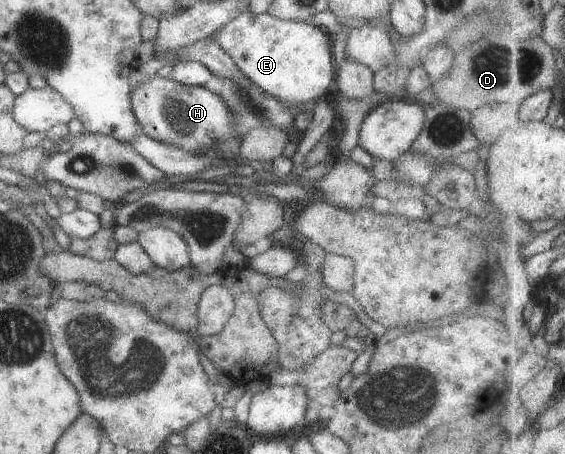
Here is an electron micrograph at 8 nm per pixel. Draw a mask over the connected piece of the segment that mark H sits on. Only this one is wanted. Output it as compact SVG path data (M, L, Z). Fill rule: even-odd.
M156 74L148 81L137 84L128 96L135 122L147 138L190 150L218 142L222 144L220 152L227 160L234 159L238 154L238 136L232 141L232 114L226 104L205 86L179 84Z

